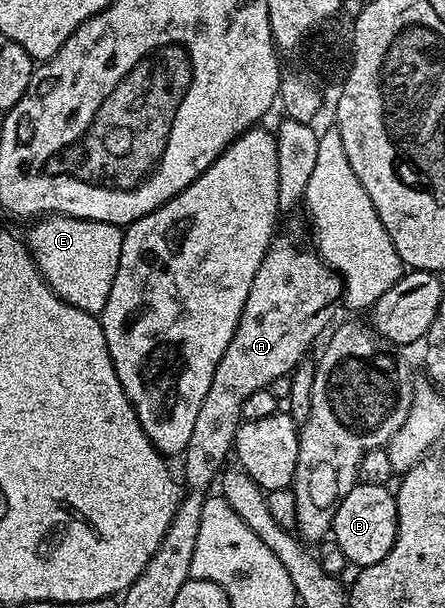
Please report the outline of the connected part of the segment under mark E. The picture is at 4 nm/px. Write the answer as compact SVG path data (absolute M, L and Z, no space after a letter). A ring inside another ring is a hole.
M43 215L32 225L35 226L25 233L25 244L51 290L81 311L102 313L113 287L113 275L117 275L121 263L123 229L104 221L62 215Z

